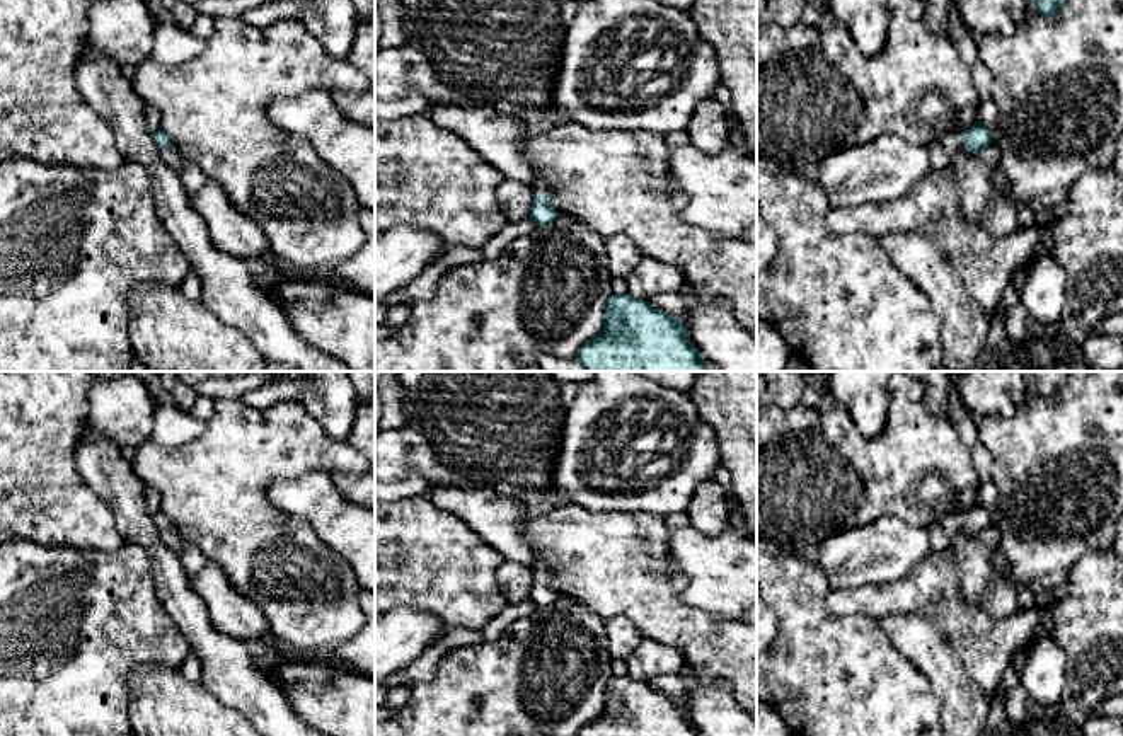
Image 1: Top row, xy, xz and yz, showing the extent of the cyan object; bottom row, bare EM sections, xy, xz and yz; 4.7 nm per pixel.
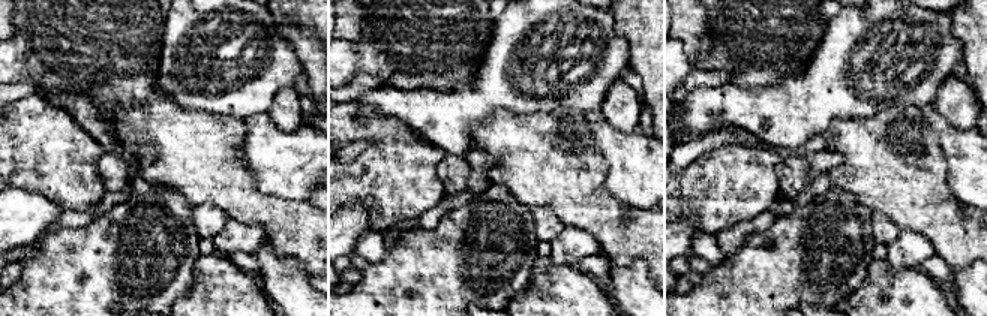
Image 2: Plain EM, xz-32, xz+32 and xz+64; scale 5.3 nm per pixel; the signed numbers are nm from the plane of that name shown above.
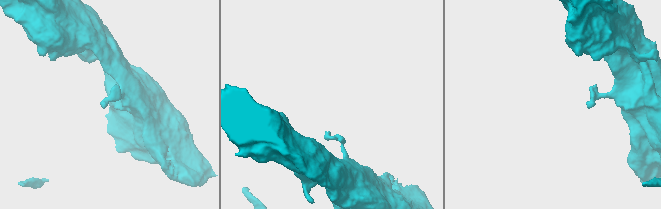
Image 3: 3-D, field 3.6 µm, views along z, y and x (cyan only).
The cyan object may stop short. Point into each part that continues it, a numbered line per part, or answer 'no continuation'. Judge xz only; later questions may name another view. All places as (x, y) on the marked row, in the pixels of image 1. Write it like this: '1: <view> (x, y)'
1: xz (539, 184)

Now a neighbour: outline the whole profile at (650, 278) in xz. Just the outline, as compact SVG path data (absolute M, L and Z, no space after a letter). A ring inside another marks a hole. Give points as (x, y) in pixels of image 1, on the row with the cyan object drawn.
M642 257L625 281L627 293L644 302L656 295L678 293L685 285L680 267L653 257Z

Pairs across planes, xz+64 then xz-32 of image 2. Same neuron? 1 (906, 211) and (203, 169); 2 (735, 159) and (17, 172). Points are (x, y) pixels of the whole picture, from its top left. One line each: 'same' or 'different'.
1: same
2: same

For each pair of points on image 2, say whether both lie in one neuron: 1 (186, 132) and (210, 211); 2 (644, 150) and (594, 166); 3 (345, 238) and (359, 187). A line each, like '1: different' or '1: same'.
1: different
2: different
3: different

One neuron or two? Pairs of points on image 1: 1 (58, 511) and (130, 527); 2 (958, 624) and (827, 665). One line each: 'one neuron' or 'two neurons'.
1: two neurons
2: two neurons

